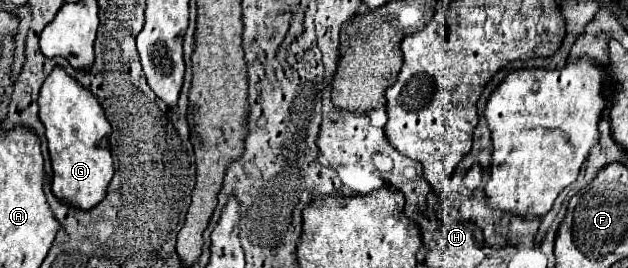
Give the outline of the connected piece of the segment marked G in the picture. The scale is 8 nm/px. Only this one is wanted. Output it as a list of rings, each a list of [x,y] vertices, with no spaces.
[[[55,67],[45,79],[39,99],[39,119],[45,125],[45,137],[49,143],[51,157],[51,191],[65,205],[75,205],[77,209],[93,209],[105,199],[107,187],[113,177],[113,159],[109,149],[109,121],[87,89],[81,89],[73,77],[69,77],[61,67]]]

